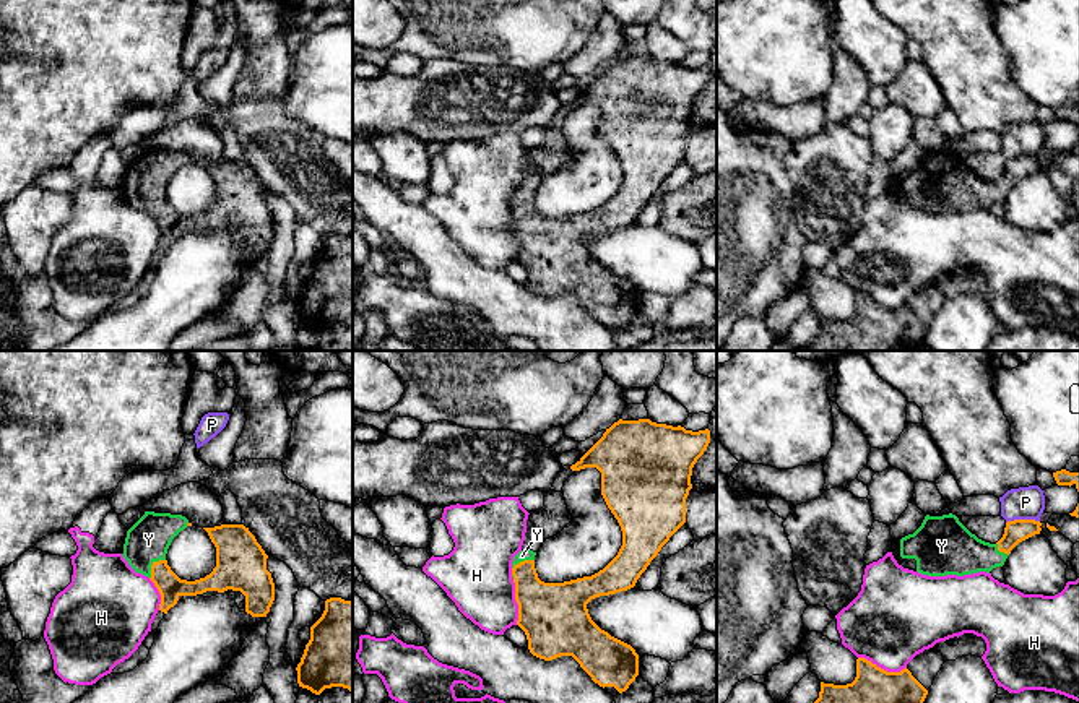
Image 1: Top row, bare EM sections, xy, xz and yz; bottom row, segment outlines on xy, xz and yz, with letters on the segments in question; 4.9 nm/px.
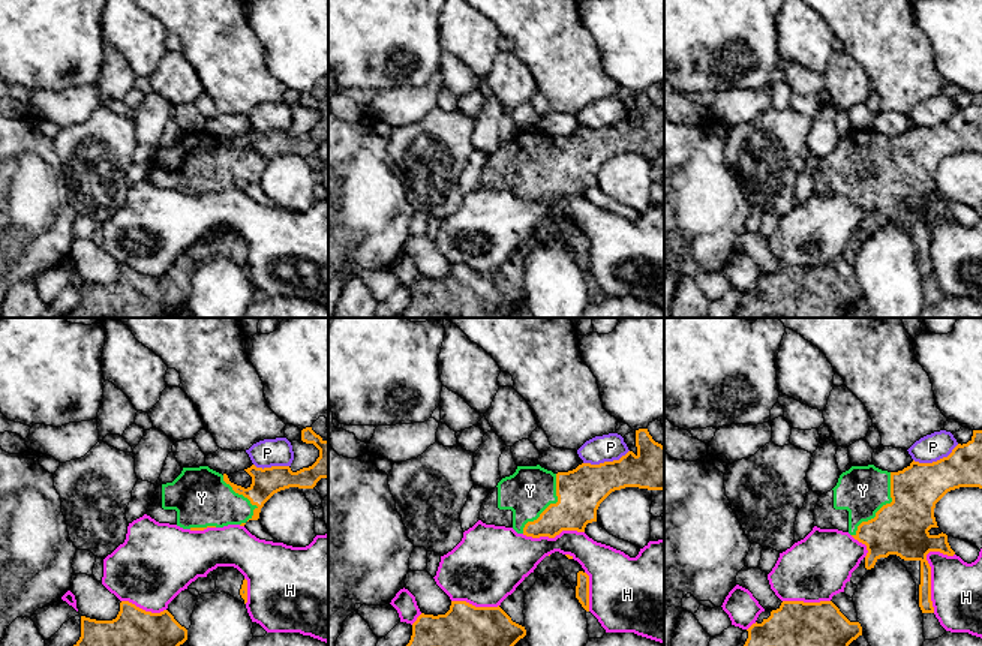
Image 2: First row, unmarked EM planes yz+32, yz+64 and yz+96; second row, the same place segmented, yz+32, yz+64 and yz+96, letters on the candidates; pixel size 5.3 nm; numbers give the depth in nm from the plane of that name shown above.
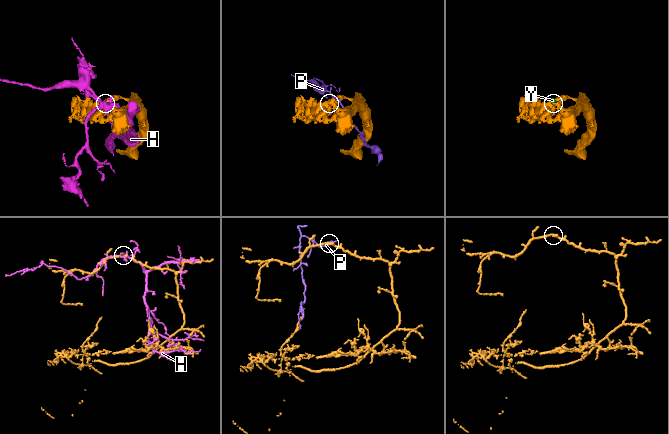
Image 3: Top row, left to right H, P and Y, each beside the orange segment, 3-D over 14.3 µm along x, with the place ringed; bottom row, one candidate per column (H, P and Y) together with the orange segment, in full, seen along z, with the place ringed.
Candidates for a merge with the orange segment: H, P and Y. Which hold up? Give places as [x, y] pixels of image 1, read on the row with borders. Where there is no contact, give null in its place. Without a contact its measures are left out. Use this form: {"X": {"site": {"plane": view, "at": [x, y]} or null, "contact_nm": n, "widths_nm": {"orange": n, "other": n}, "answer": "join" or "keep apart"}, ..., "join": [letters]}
{"H": {"site": {"plane": "yz", "at": [883, 669]}, "contact_nm": 240, "widths_nm": {"orange": 180, "other": 420}, "answer": "keep apart"}, "P": {"site": {"plane": "yz", "at": [1022, 520]}, "contact_nm": 170, "widths_nm": {"orange": 120, "other": 160}, "answer": "keep apart"}, "Y": {"site": {"plane": "xy", "at": [151, 565]}, "contact_nm": 130, "widths_nm": {"orange": 120, "other": 220}, "answer": "join"}, "join": ["Y"]}

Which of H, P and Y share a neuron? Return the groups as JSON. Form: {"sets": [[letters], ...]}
{"sets": [["H"], ["P"], ["Y"]]}

